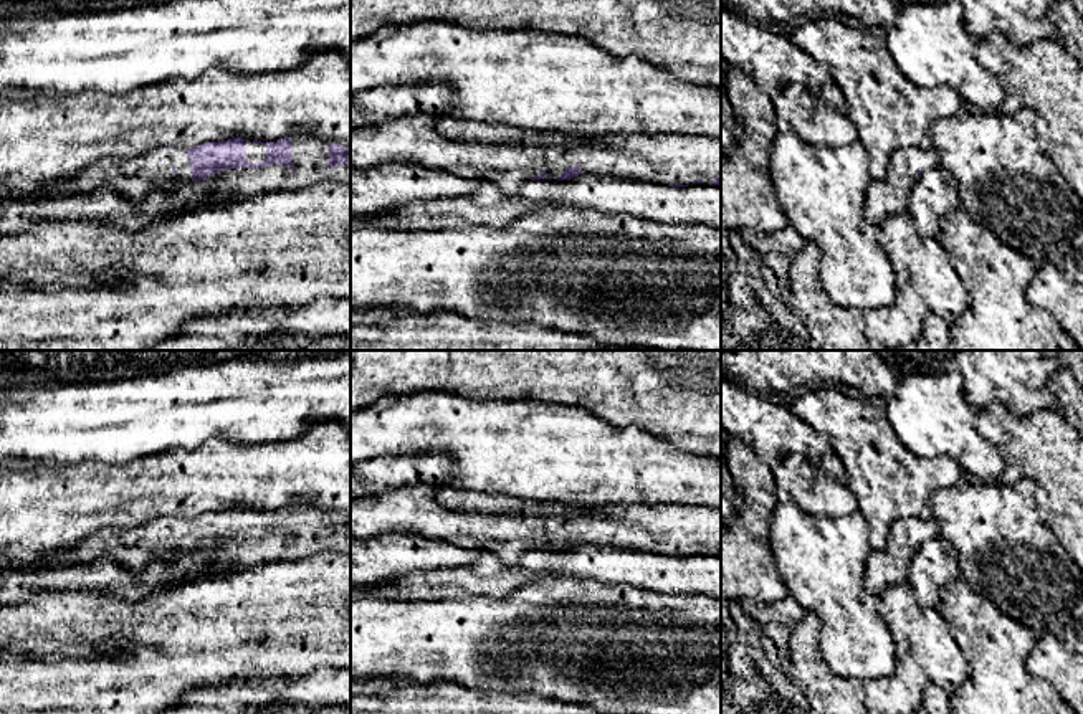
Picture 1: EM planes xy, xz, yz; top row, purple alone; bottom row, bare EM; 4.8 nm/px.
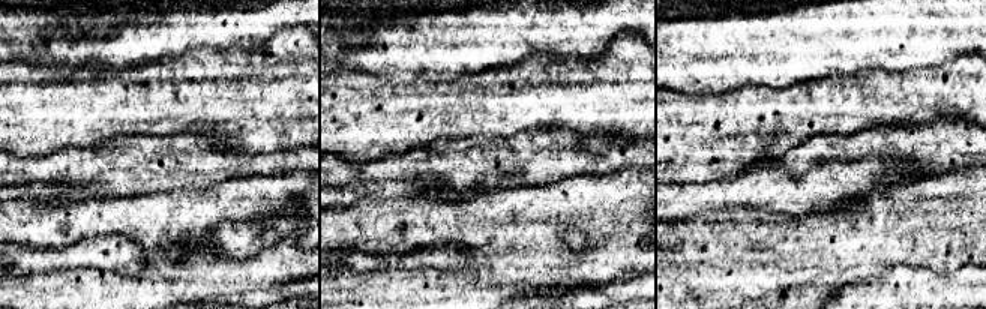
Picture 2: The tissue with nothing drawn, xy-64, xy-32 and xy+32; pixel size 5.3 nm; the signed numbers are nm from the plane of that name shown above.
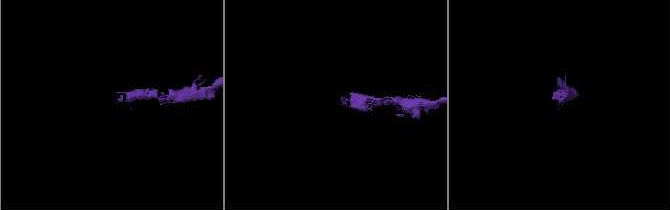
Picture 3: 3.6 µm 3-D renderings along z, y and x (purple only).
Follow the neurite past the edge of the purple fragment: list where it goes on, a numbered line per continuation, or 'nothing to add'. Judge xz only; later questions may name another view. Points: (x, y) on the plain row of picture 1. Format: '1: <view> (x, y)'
1: xz (658, 529)

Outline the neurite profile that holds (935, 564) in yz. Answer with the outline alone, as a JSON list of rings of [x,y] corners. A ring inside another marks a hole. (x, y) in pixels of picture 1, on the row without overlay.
[[[937,536],[921,544],[914,552],[906,583],[913,588],[923,608],[937,612],[941,590],[959,577],[961,565],[957,554]]]

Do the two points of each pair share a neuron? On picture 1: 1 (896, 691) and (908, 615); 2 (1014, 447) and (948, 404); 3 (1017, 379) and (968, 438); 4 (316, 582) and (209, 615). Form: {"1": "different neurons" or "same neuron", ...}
{"1": "same neuron", "2": "different neurons", "3": "different neurons", "4": "same neuron"}

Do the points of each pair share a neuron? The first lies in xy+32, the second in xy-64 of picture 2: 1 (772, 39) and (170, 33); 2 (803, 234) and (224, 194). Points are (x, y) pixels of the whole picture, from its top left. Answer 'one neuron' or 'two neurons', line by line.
1: one neuron
2: one neuron

